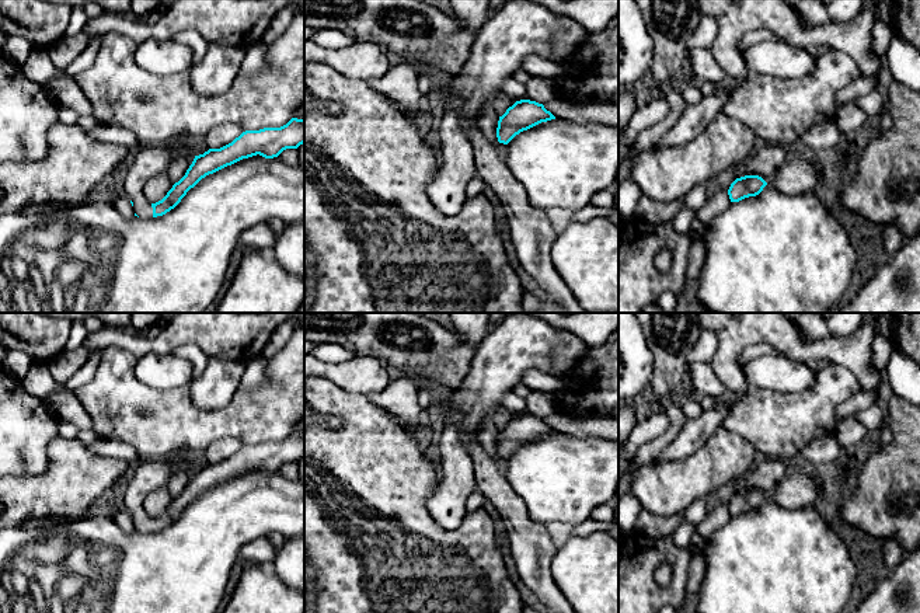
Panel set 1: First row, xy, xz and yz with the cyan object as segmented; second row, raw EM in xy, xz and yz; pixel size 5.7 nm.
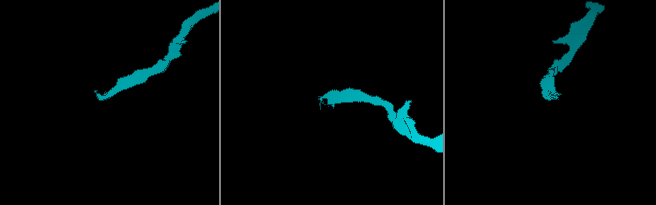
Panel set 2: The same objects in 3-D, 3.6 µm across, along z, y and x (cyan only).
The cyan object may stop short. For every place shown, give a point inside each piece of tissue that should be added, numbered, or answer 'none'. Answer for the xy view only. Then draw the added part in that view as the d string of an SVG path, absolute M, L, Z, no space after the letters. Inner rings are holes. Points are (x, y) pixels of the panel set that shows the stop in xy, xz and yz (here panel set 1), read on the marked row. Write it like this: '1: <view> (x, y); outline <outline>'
1: xy (153, 160); outline M165 144L143 147L136 153L135 161L128 170L123 191L133 202L135 213L142 219L153 219L151 203L143 195L143 187L149 180L164 174L175 159L175 149Z

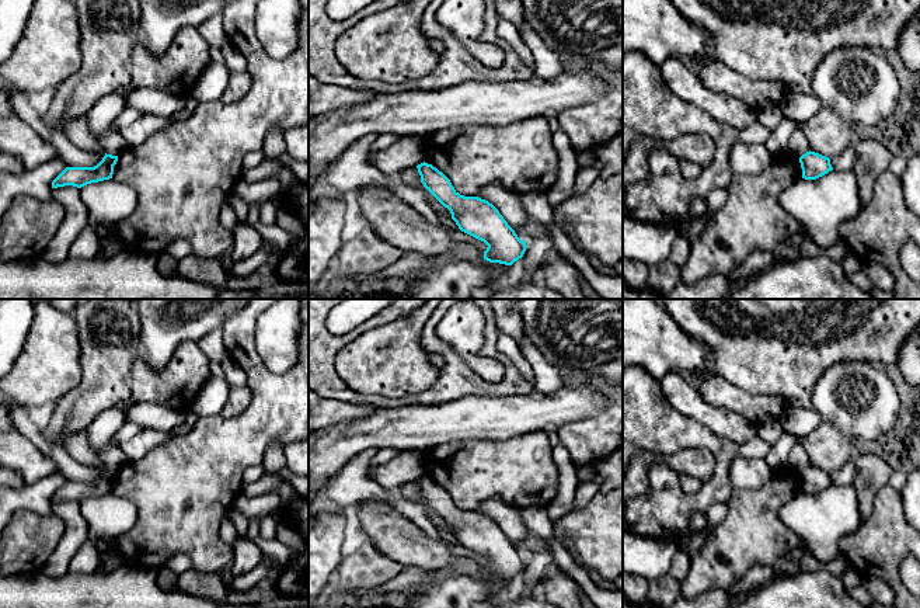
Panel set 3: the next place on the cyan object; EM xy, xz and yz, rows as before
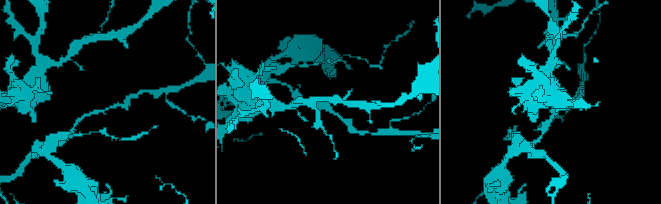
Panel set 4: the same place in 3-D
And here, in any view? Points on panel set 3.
none

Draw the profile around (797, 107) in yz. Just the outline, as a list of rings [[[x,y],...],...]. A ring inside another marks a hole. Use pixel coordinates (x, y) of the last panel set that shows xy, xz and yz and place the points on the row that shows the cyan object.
[[[787,91],[778,107],[787,119],[797,122],[799,126],[790,139],[790,152],[801,157],[809,152],[808,139],[802,132],[802,126],[815,117],[823,105],[813,94]]]

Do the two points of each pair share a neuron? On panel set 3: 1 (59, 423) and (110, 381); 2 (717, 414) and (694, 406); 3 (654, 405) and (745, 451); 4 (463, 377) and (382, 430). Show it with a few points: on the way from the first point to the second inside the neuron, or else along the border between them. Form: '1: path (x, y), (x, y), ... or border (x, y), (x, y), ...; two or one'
1: path (72, 414), (97, 391); one
2: path (711, 414), (700, 410); one
3: border (739, 445), (736, 454); two
4: border (455, 398), (448, 402), (407, 403), (390, 409); two

